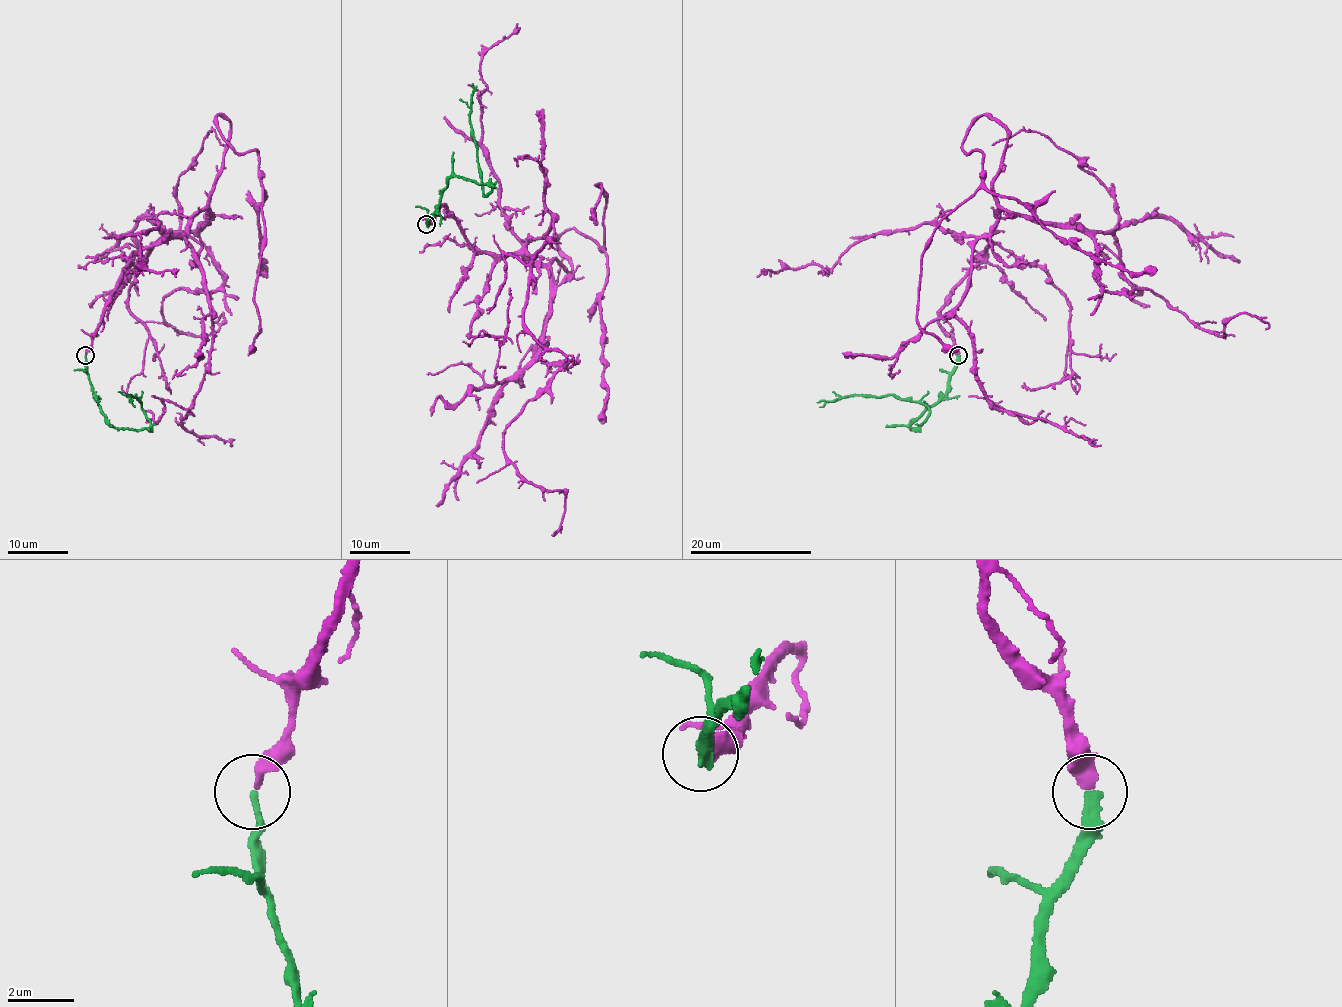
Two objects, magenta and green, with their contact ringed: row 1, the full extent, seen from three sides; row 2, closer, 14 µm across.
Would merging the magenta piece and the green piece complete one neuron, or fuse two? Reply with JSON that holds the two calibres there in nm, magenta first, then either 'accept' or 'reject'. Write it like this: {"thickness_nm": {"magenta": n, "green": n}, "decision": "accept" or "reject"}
{"thickness_nm": {"magenta": 360, "green": 280}, "decision": "accept"}

